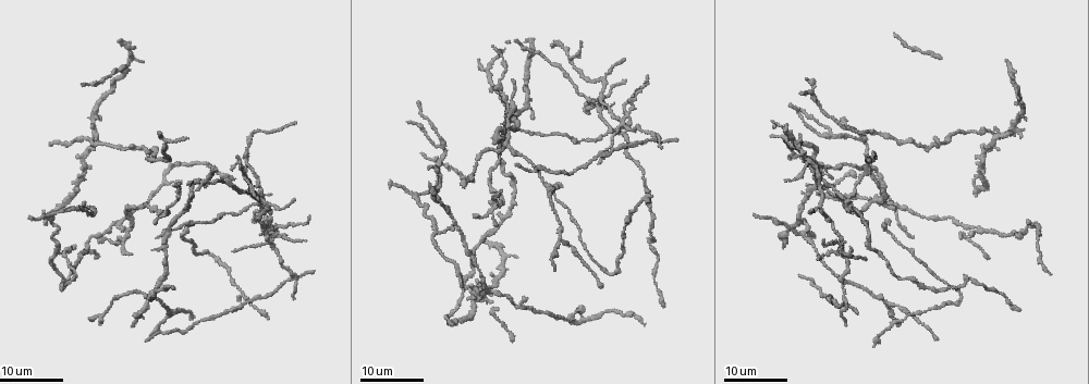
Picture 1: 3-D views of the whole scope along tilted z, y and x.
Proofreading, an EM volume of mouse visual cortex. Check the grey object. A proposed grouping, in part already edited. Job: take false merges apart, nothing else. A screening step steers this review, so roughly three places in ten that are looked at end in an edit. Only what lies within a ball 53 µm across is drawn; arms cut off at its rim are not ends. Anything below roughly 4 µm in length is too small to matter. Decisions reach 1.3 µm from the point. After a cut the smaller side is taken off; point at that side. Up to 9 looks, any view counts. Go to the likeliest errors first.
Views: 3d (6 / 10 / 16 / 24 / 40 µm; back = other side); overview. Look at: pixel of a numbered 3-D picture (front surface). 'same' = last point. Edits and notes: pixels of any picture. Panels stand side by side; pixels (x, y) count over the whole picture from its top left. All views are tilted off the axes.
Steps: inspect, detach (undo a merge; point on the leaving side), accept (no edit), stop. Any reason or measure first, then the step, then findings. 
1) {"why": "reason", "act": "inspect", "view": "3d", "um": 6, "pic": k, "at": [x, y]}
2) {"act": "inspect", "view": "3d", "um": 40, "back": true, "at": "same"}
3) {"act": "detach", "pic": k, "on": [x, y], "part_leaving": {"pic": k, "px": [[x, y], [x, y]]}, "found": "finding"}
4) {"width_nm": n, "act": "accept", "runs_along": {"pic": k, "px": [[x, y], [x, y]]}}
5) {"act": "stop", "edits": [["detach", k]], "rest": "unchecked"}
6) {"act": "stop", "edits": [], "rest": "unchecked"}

{"why": "looks like a crossing", "act": "inspect", "view": "3d", "um": 16, "pic": 1, "at": [622, 118]}

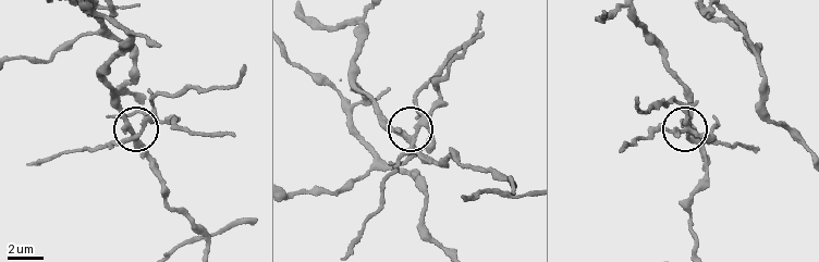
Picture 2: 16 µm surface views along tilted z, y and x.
{"act": "inspect", "view": "3d", "um": 10, "pic": 2, "at": [416, 133]}

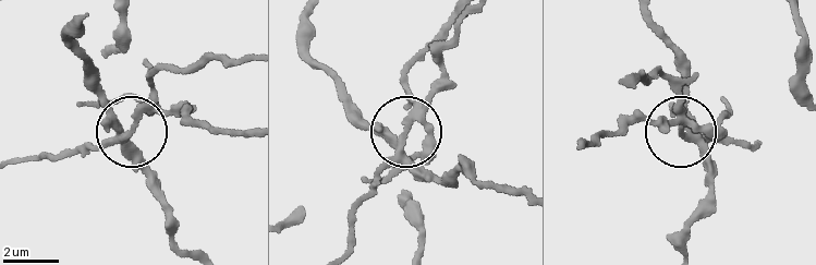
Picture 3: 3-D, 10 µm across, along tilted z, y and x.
{"side_arm_um": 11, "act": "detach", "pic": 3, "on": [393, 172], "part_leaving": {"pic": 3, "px": [[122, 137], [133, 131], [157, 71], [243, 62]]}, "found": "a second cell is stuck on"}

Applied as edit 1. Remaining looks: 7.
{"act": "inspect", "view": "3d", "um": 16, "pic": 1, "at": [599, 108]}

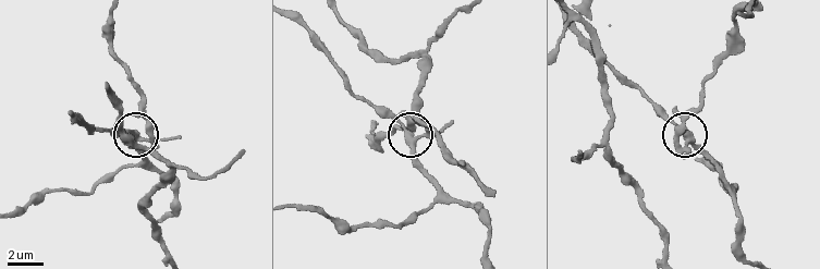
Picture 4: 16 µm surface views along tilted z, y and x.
{"act": "inspect", "view": "3d", "um": 10, "pic": 4, "at": [690, 141]}

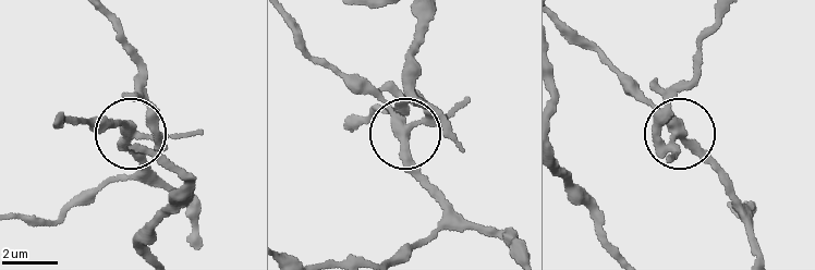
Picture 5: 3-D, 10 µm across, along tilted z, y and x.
{"arms": 4, "act": "detach", "pic": 5, "on": [148, 107], "part_leaving": {"pic": 5, "px": [[157, 136], [147, 83], [116, 20]]}, "found": "two cells meet here"}

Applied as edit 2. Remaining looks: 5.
{"act": "inspect", "view": "overview"}

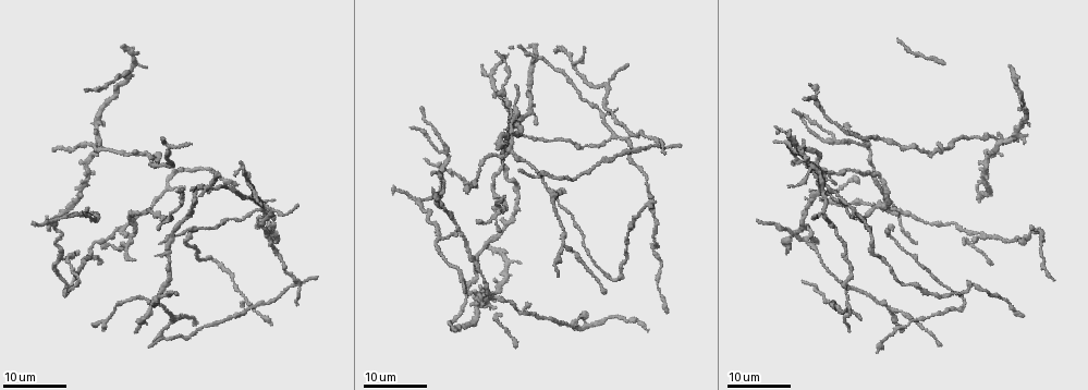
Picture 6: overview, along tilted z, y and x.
{"why": "three arms meet", "act": "inspect", "view": "3d", "um": 24, "pic": 6, "at": [169, 323]}

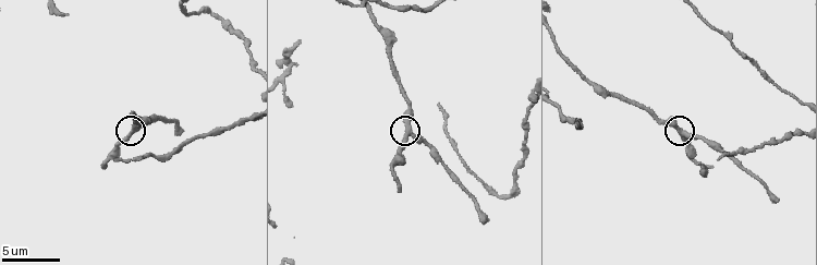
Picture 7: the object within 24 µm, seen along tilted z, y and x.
{"act": "inspect", "view": "3d", "um": 10, "pic": 7, "at": [683, 133]}

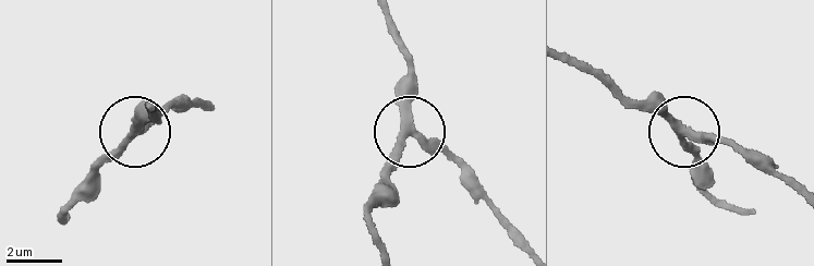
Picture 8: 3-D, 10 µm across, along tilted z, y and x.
{"act": "inspect", "view": "3d", "um": 10, "back": true, "pic": 8, "at": [682, 132]}

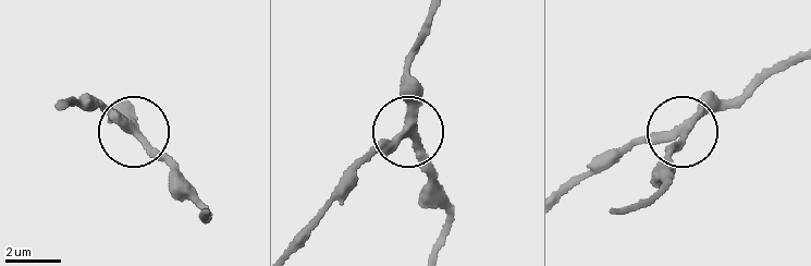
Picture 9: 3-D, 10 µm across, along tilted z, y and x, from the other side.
{"side_arm_um": 7, "act": "accept", "runs_along": {"pic": 9, "px": [[434, 14], [405, 84], [409, 130], [432, 180]]}, "found": "one cell here"}

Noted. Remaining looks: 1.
{"act": "stop", "edits": [["detach", 3], ["detach", 5]], "rest": "unchecked"}

